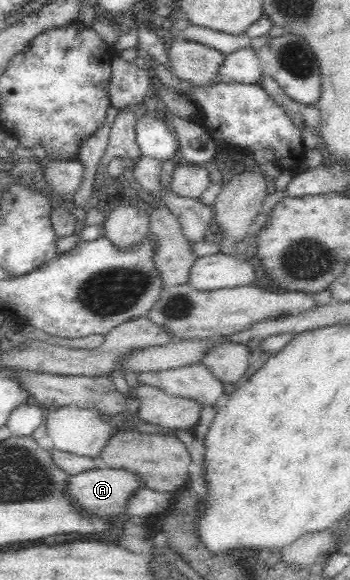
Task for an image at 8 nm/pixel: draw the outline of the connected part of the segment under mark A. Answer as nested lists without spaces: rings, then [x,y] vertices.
[[[93,469],[87,470],[68,479],[66,493],[68,497],[89,515],[102,515],[102,517],[123,515],[129,498],[142,488],[142,479],[125,469]]]

